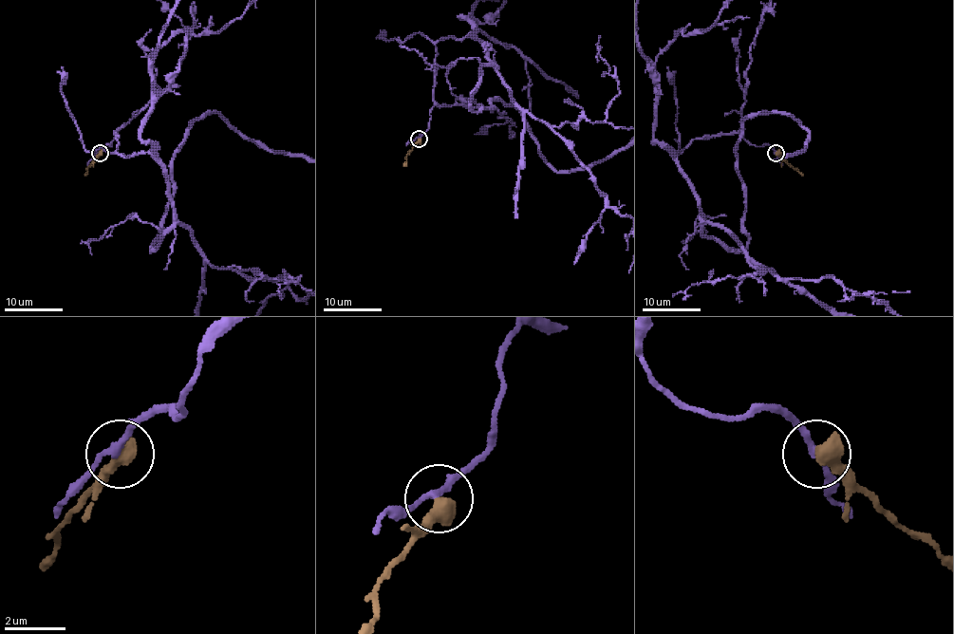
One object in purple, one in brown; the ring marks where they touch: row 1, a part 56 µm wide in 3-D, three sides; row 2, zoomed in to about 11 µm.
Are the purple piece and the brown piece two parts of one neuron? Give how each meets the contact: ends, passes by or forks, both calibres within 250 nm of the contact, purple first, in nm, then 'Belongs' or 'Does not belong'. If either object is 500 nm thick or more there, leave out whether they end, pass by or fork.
Thickness 190 nm (purple) against 600 nm. Does not belong

